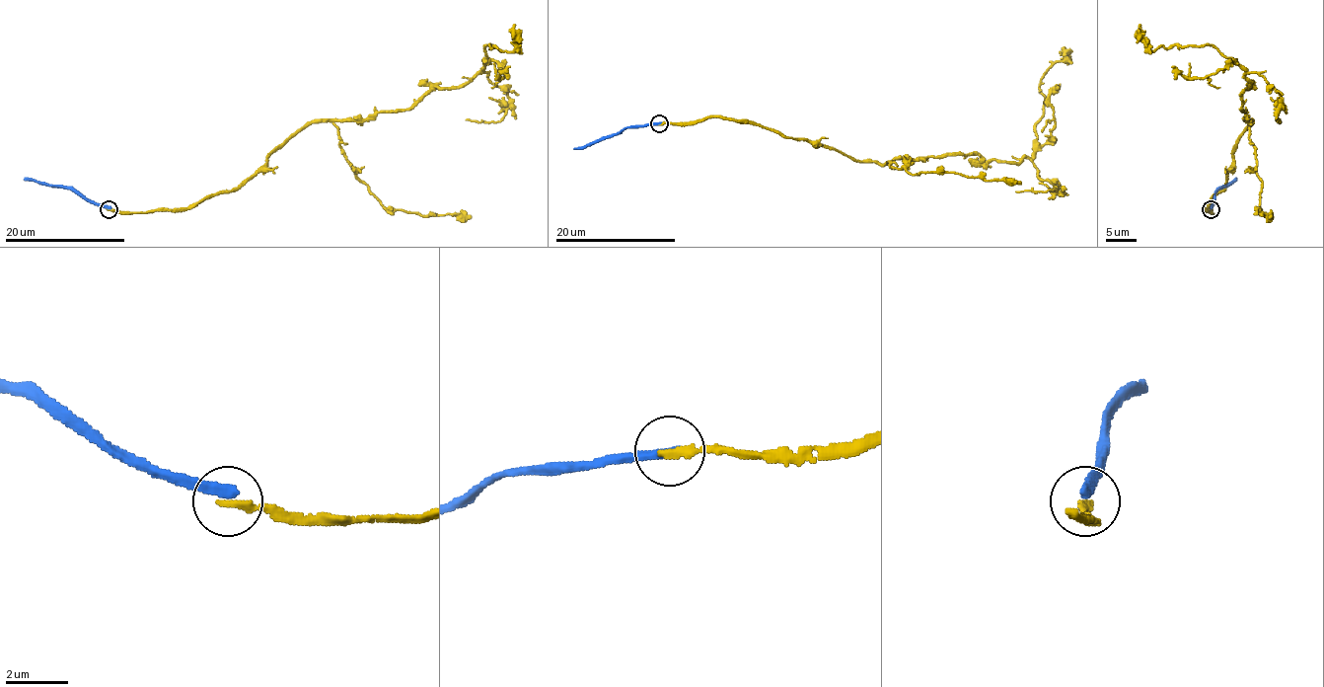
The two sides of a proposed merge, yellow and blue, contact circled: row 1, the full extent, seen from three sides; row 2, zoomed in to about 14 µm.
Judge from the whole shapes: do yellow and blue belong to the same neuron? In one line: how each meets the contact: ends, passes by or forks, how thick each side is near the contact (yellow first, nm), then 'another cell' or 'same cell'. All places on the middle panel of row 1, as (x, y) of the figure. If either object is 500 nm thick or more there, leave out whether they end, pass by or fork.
yellow ends there; blue ends there; 280 nm thick on the yellow side, 320 nm on the other; another cell

